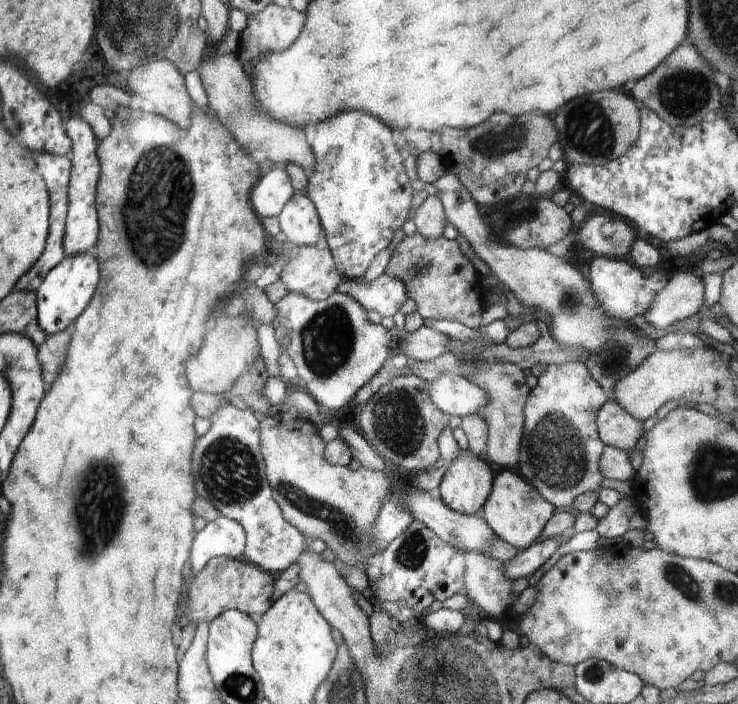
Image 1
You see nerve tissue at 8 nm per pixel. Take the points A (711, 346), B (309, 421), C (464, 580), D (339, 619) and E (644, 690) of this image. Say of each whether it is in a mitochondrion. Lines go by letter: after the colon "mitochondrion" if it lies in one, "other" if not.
A: other
B: other
C: other
D: other
E: other

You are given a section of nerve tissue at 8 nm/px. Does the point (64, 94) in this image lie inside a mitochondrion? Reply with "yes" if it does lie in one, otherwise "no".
no

